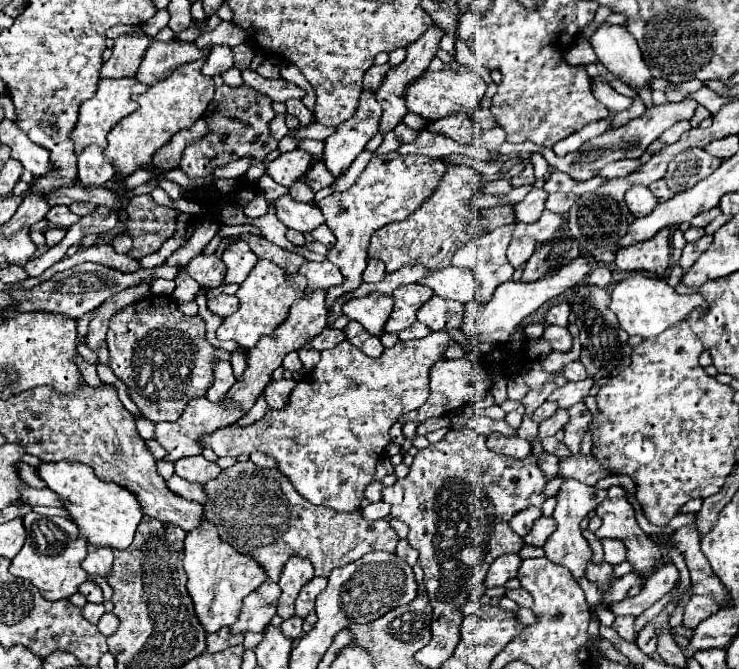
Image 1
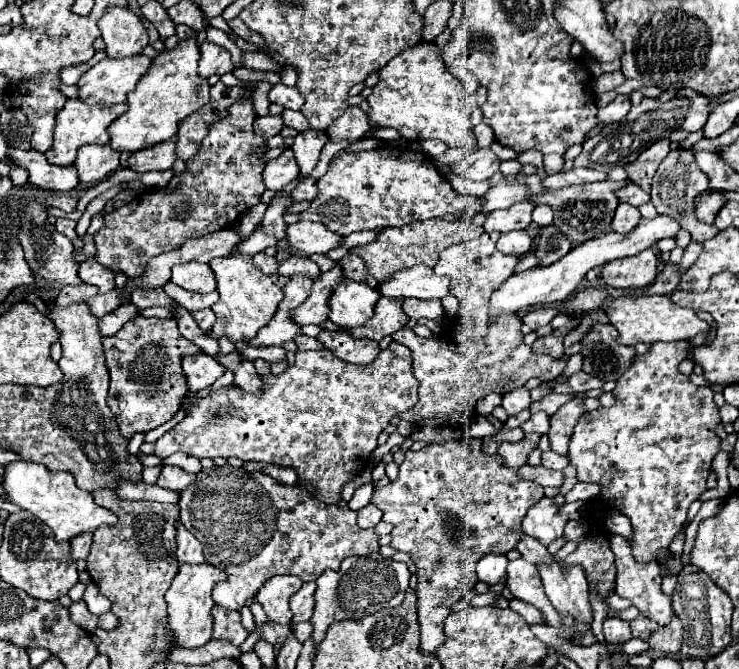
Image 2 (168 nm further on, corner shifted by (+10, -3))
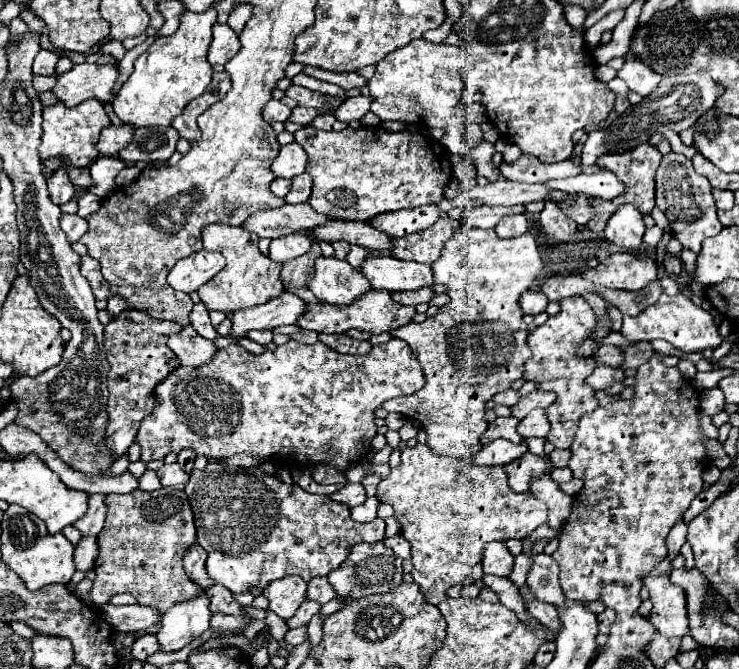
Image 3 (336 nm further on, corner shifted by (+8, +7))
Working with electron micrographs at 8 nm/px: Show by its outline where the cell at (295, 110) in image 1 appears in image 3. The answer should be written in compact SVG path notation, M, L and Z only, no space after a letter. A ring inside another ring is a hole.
M294 107L292 109L292 115L290 115L290 121L294 123L300 123L300 125L310 125L312 119L318 115L316 109L306 109L306 107Z

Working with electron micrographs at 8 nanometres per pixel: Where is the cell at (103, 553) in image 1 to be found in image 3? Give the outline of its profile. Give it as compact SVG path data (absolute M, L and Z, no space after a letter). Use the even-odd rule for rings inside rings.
M90 495L90 513L86 513L86 517L78 519L74 523L74 527L84 535L98 535L104 527L104 519L106 519L106 505L104 505L104 495Z

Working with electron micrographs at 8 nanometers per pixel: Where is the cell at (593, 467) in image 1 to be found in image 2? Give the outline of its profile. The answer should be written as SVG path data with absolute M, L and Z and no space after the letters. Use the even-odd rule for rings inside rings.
M524 465L518 469L518 477L524 481L534 481L542 487L562 487L562 471L552 471L542 465Z

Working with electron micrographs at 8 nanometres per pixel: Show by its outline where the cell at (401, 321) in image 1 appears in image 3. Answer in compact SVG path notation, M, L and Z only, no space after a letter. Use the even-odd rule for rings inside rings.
M368 291L364 293L354 305L346 307L334 307L334 305L314 305L310 303L310 309L296 321L302 329L312 329L316 333L344 333L348 329L358 329L358 331L370 331L370 333L384 333L392 331L398 325L406 325L412 321L416 309L414 307L404 307L398 305L388 291Z

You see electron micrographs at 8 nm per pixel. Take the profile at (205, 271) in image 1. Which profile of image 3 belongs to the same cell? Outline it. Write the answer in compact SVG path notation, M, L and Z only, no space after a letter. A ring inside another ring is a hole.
M198 251L180 259L168 273L168 283L176 291L194 293L224 269L224 257L214 251Z

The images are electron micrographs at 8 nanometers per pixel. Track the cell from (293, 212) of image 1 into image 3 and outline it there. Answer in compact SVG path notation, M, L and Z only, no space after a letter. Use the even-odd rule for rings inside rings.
M326 221L322 225L316 225L314 229L308 231L310 237L316 241L348 241L352 245L362 245L366 249L374 251L388 251L390 249L390 235L372 229L366 221Z

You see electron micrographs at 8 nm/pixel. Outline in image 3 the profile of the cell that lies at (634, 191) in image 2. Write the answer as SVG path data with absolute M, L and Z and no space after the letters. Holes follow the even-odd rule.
M598 171L598 173L582 173L576 177L568 177L562 181L546 183L552 189L562 189L568 193L588 193L600 199L614 199L618 193L624 193L622 181L612 171Z

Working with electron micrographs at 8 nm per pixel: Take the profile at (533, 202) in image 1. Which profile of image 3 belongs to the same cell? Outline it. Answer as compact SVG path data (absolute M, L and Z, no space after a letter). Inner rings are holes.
M484 205L484 207L474 207L474 209L466 209L464 211L464 219L466 219L466 225L470 227L480 227L480 229L492 229L498 225L500 219L504 217L510 217L510 215L522 215L526 213L524 205L514 205L514 207L490 207L490 205Z

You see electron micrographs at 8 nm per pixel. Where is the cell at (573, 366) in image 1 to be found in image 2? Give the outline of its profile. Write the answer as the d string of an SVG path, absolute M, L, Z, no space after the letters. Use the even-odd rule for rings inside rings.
M578 371L574 375L568 377L568 385L576 391L576 393L582 393L582 391L590 391L590 389L600 389L604 385L602 379L594 377L594 375L588 375L584 371Z

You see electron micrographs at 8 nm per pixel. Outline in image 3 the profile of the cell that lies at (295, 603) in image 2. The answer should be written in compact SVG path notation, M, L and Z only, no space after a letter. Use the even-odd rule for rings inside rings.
M312 577L308 583L308 589L306 589L306 599L318 601L320 605L324 605L334 599L334 589L326 581L326 577Z

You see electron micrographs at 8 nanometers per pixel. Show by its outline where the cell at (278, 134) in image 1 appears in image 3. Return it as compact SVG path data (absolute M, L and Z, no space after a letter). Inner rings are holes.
M270 99L266 105L264 105L264 111L262 111L262 117L268 121L268 123L274 123L274 121L288 121L290 117L290 109L282 103L282 101L276 101L276 99Z

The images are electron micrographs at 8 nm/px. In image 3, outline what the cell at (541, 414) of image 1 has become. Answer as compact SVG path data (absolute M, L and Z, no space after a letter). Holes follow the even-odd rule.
M534 409L530 411L520 423L518 423L518 433L526 439L526 437L546 437L550 431L550 423L548 417L544 413L544 409Z

